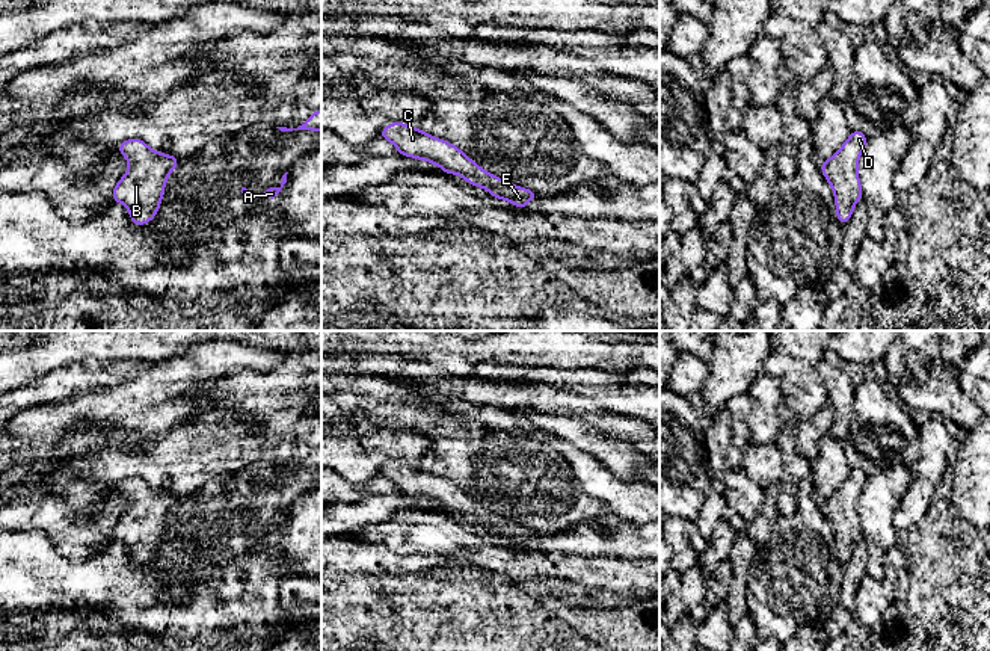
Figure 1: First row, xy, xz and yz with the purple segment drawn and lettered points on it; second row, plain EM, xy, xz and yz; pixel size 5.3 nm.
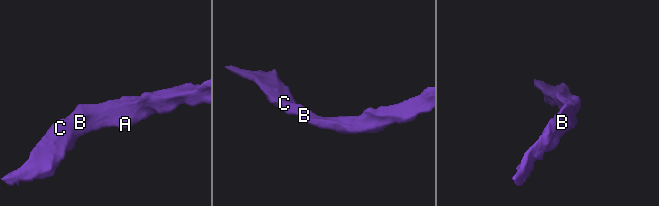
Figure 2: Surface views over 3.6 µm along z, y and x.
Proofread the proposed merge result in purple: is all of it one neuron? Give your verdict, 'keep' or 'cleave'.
keep

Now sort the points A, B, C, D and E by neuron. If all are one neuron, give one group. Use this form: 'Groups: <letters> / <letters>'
Groups: A B C D E

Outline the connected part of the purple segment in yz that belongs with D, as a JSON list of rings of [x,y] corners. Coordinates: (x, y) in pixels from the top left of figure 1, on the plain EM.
[[[853,468],[847,480],[826,500],[821,500],[821,511],[830,521],[836,539],[836,557],[845,563],[853,553],[853,547],[863,530],[857,514],[860,491],[868,474]]]

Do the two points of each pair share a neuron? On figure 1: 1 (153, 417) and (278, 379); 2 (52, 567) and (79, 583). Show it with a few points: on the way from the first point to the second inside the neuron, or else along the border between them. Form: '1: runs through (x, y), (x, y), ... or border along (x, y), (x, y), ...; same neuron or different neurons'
1: border along (212, 391), (221, 404); different neurons
2: runs through (58, 573), (68, 583), (73, 583); same neuron

